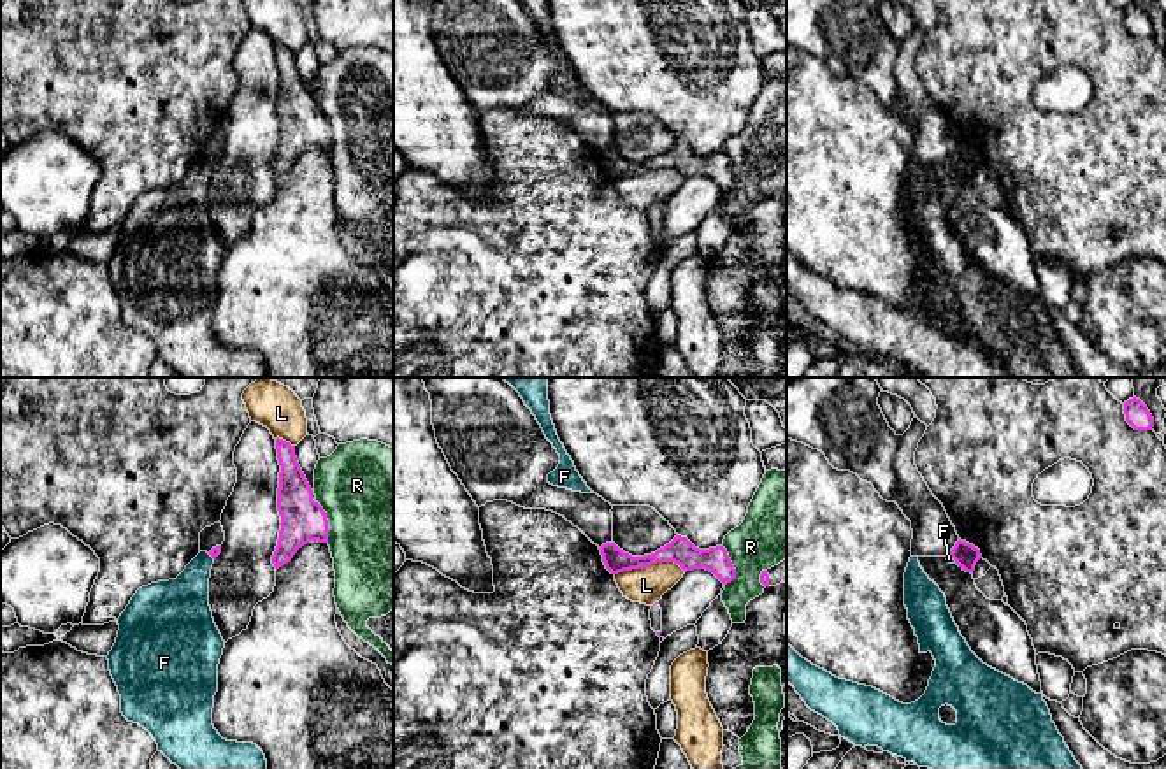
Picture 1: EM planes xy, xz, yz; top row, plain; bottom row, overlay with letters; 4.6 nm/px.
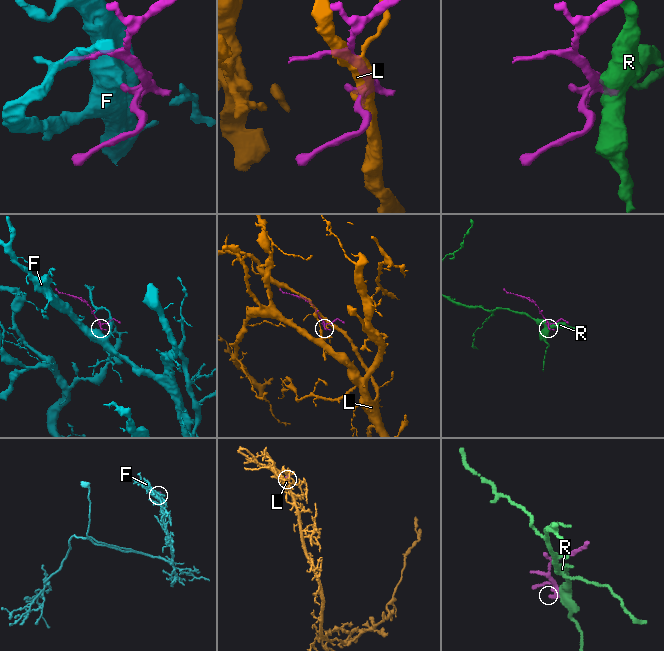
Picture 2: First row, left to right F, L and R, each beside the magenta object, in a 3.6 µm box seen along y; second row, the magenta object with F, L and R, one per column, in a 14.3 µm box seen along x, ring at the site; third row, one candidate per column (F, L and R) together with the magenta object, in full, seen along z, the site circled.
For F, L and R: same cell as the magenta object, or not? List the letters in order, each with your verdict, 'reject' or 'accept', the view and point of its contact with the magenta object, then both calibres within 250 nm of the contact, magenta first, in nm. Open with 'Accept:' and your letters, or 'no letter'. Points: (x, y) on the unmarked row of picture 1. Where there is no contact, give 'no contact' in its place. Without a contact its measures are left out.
Accept: no letter
F: reject; meets magenta in yz at (952, 164); 110 nm thick on the magenta side, 20 nm on the other
L: reject; meets magenta in xz at (650, 171); 120 nm thick on the magenta side, 170 nm on the other
R: reject; meets magenta in xy at (327, 129); 200 nm thick on the magenta side, 500 nm on the other

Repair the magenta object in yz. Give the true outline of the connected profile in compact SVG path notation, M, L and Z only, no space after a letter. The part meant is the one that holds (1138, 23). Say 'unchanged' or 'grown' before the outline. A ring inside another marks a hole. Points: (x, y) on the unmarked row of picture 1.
unchanged; M1136 4L1124 9L1124 21L1126 21L1126 28L1134 37L1152 37L1152 33L1154 33L1154 25L1152 25L1150 18Z

